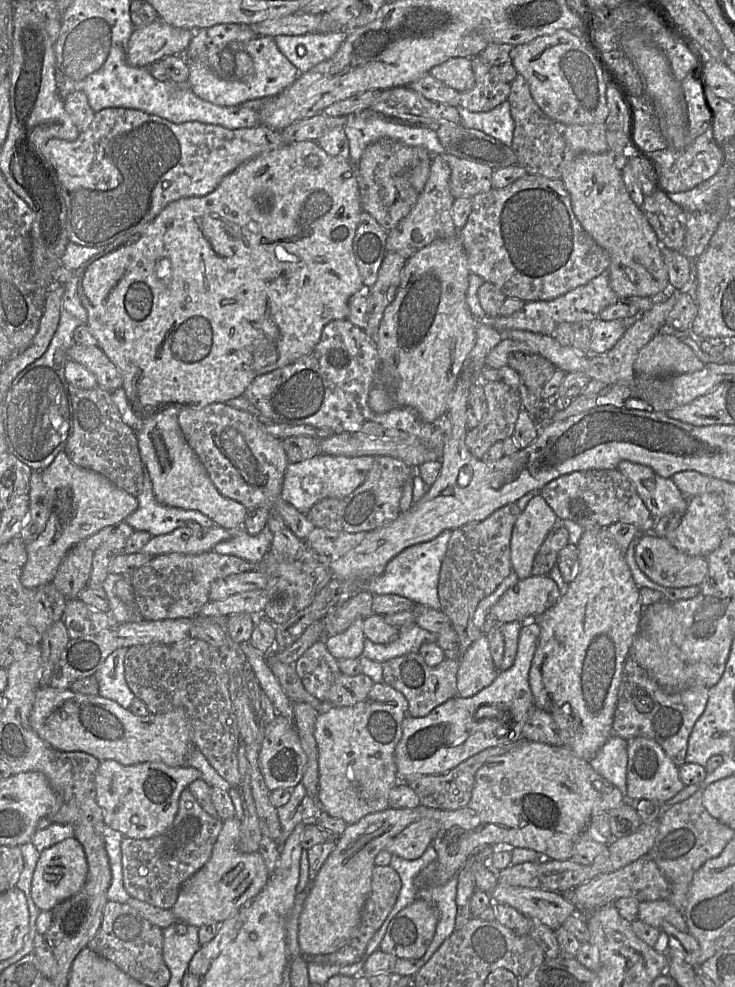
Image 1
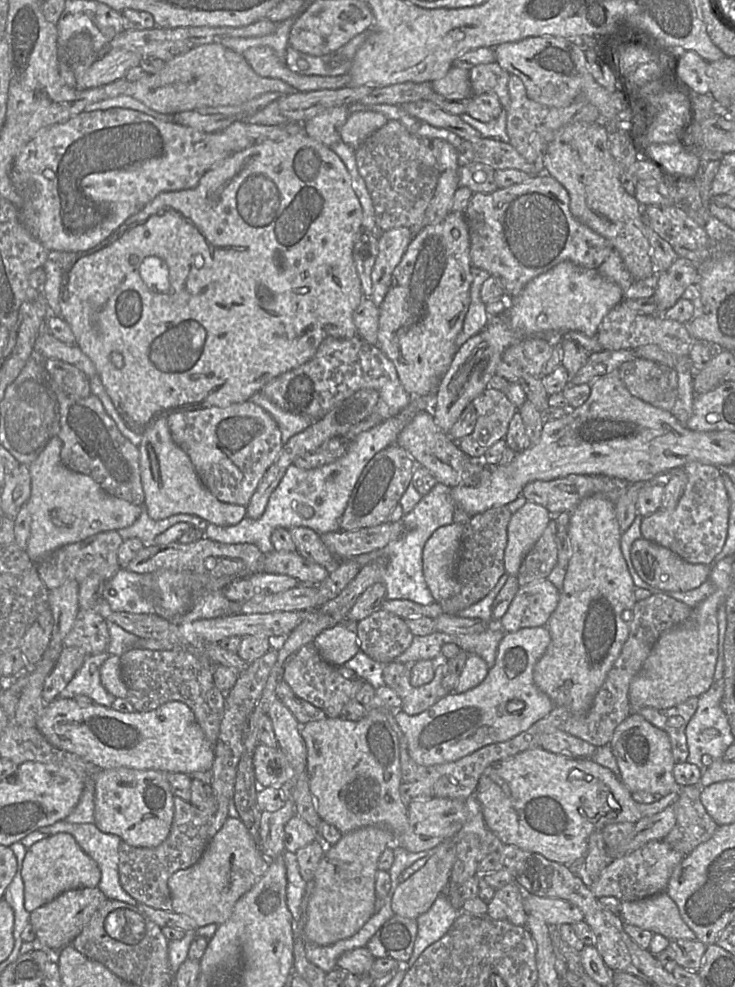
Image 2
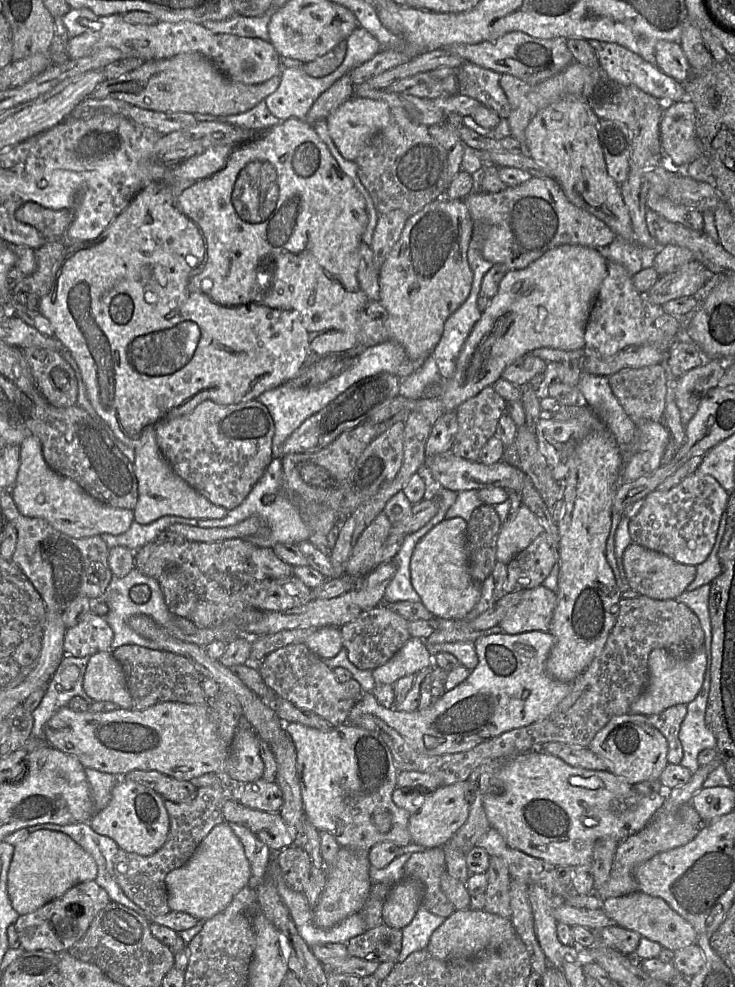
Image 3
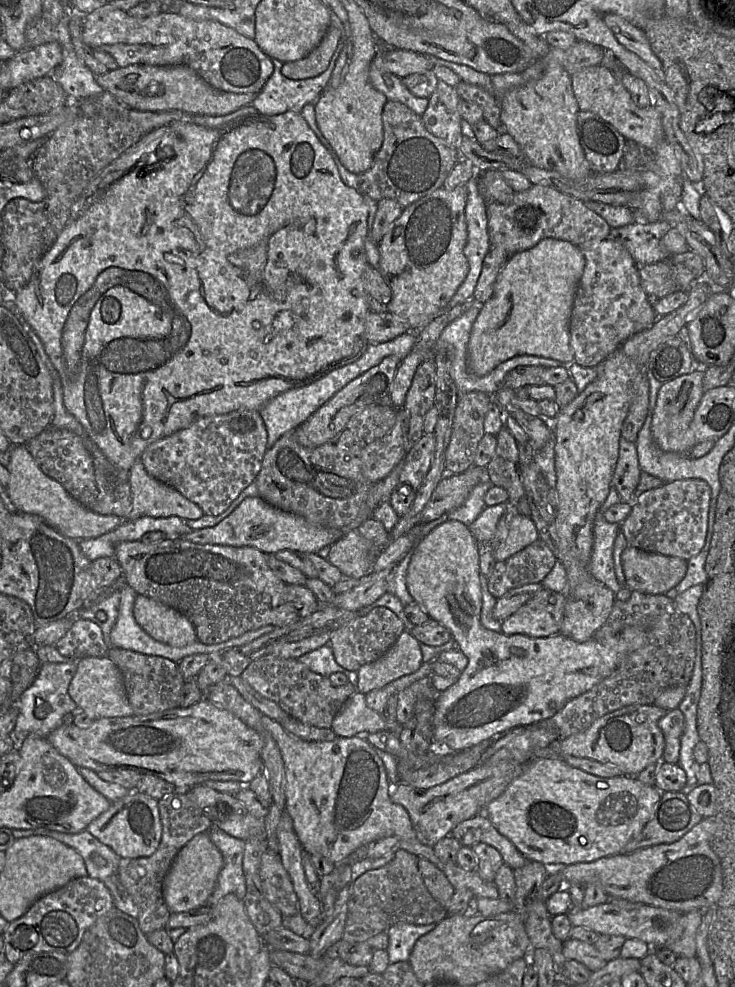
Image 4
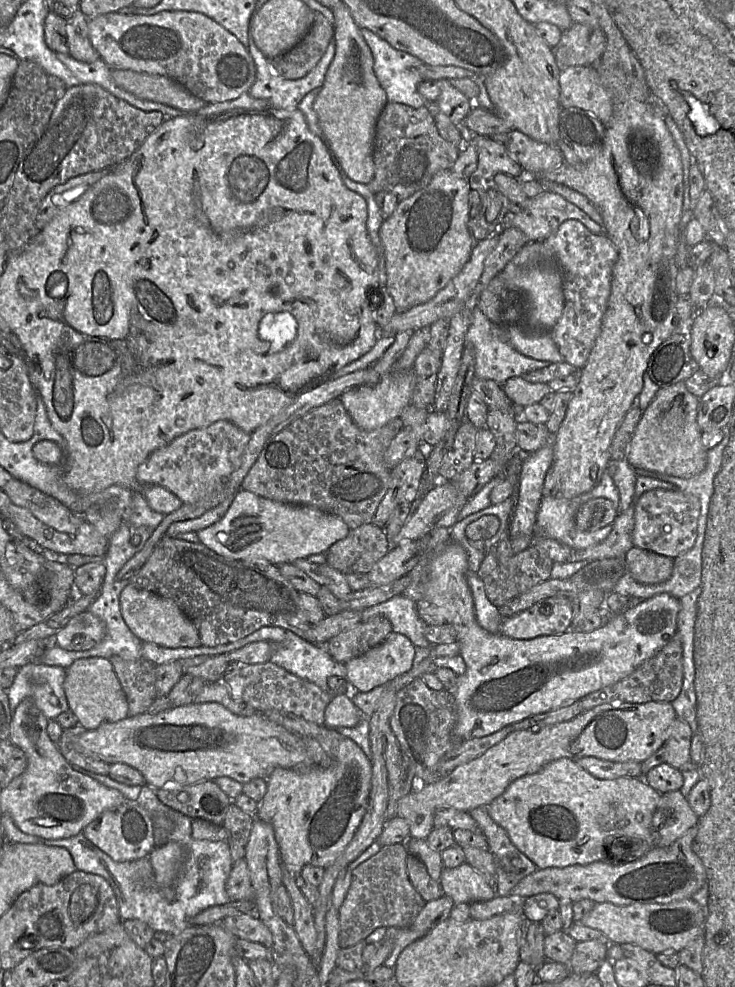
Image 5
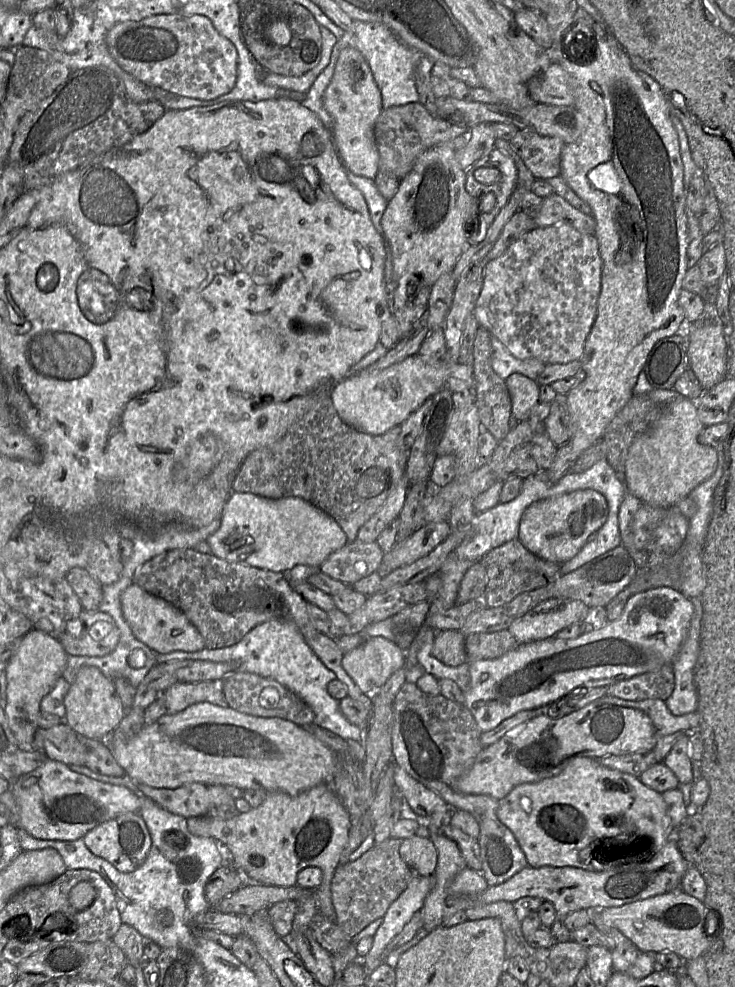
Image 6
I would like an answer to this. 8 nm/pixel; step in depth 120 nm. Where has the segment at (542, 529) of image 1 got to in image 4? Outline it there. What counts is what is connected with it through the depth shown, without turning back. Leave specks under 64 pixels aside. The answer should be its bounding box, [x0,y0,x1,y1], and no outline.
[493,513,539,561]

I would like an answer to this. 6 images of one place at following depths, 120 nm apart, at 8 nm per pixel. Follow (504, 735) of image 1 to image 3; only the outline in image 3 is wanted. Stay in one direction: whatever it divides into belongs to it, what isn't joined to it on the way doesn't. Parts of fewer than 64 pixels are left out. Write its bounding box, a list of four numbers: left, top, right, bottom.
[347,631,573,754]

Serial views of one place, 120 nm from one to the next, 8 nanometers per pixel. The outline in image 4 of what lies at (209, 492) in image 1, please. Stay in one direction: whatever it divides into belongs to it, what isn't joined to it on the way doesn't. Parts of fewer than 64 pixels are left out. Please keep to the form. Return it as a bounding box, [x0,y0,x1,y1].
[127,459,204,520]

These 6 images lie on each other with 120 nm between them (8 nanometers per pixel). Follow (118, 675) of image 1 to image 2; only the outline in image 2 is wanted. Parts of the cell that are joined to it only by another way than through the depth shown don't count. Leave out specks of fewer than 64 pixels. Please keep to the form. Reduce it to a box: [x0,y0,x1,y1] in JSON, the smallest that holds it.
[58,651,116,707]

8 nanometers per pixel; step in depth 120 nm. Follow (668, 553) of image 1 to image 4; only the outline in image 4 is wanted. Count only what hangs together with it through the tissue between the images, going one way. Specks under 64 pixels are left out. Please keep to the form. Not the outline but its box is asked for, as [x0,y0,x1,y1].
[621,546,687,595]

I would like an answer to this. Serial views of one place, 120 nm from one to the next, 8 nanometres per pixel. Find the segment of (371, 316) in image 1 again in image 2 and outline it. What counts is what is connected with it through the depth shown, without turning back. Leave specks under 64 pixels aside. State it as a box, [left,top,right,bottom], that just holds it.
[370,228,412,307]

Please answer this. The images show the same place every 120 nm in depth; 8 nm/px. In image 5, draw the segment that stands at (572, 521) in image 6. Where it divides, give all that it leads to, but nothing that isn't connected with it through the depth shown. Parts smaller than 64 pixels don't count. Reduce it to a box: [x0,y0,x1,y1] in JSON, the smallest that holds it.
[575,498,618,532]

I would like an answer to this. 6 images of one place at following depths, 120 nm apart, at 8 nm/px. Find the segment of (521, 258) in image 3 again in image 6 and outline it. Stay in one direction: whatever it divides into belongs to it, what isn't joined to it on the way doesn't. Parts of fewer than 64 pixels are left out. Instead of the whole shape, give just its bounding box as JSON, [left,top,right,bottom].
[534,194,596,235]

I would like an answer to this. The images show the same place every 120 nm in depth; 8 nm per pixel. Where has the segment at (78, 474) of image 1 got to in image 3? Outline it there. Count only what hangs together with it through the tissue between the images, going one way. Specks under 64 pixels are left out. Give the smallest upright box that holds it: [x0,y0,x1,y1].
[10,437,134,539]

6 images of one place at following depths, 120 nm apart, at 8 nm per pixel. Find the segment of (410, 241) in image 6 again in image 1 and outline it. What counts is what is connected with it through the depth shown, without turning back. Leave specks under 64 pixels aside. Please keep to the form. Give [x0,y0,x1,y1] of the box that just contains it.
[368,237,478,424]

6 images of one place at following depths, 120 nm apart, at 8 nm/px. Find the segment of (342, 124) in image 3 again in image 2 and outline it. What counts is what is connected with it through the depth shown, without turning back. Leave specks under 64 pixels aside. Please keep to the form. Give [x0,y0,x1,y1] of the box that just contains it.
[341,112,387,150]

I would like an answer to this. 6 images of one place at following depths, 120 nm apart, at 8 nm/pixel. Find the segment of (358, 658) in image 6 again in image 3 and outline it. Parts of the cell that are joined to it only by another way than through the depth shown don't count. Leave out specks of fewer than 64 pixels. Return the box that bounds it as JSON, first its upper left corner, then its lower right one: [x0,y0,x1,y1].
[372,637,433,685]

